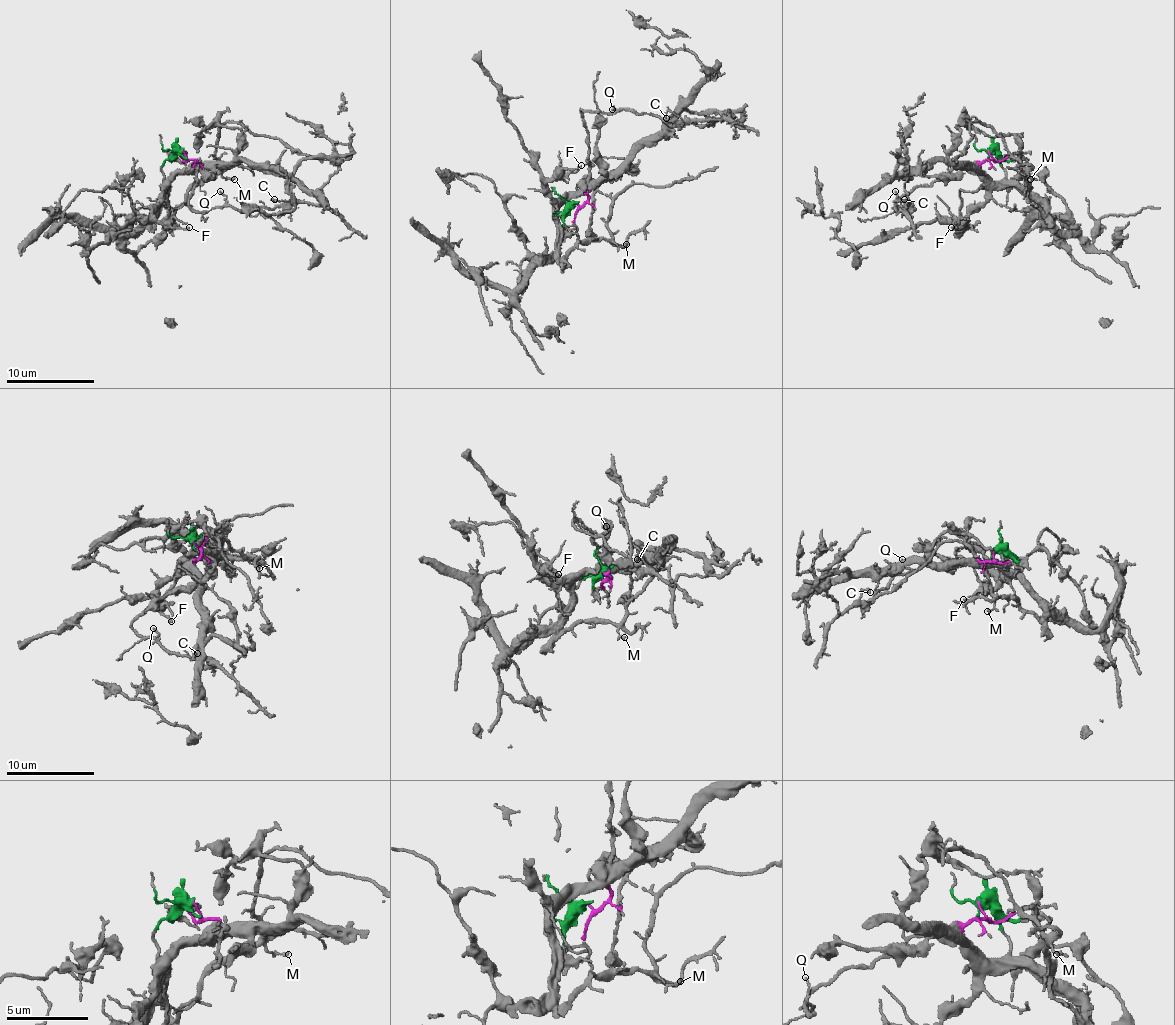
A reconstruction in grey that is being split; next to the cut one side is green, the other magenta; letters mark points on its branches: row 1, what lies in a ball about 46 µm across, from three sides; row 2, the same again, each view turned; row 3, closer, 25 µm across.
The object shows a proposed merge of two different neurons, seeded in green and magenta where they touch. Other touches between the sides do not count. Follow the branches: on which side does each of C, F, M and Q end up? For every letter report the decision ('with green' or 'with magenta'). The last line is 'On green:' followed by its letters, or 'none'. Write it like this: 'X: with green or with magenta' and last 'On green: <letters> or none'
C: with magenta
F: with green
M: with green
Q: with magenta
On green: F, M

